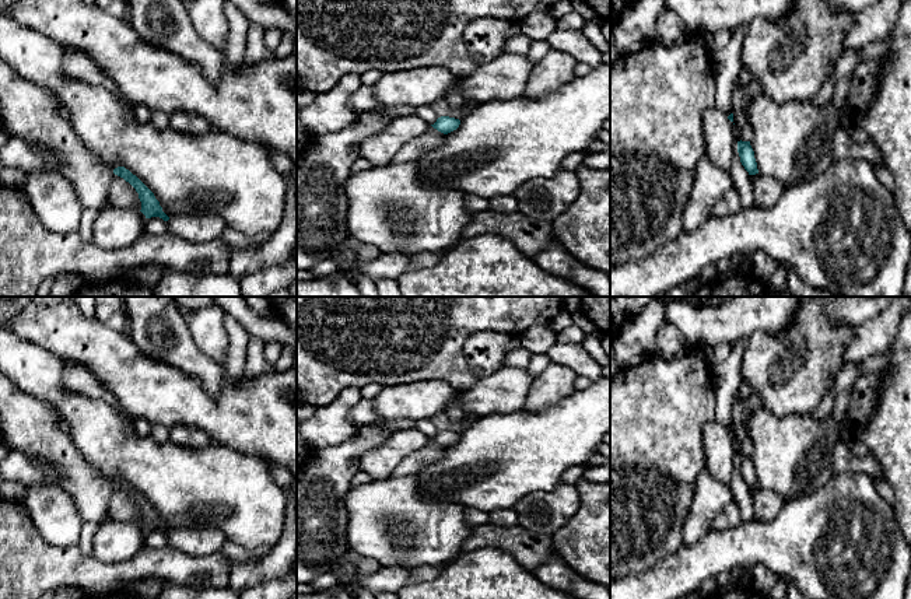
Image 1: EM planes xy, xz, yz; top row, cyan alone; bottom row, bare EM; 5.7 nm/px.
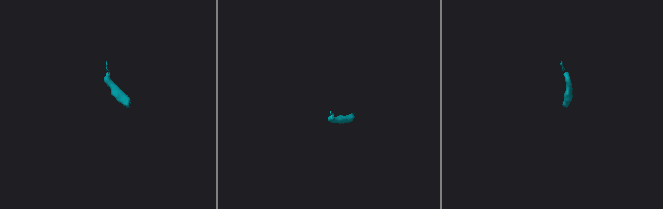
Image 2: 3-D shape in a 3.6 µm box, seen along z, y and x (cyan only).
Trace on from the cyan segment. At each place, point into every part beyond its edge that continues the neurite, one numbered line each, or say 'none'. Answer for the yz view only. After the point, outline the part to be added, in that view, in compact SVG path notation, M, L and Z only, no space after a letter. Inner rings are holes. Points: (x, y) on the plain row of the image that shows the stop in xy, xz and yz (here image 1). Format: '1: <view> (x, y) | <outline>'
1: yz (726, 377) | M740 339L732 344L728 358L712 365L711 376L715 390L716 413L715 420L726 430L733 428L732 441L736 453L740 455L740 442L737 437L739 409L742 404L742 364L746 351L746 339Z

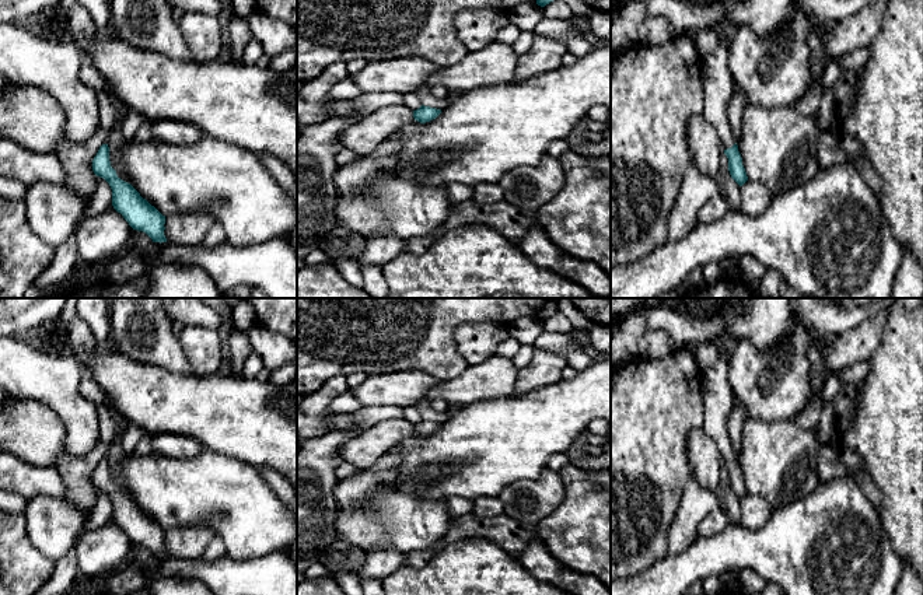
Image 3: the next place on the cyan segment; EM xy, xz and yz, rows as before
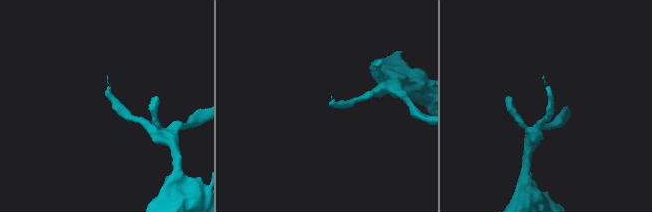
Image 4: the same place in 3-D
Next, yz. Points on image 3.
1: yz (717, 398) | M731 346L720 351L717 363L702 372L702 392L705 405L705 419L702 428L716 441L724 463L735 458L728 420L735 405L730 384L728 365L731 360Z

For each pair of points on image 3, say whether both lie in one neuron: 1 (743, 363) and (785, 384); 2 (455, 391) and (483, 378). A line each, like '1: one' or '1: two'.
1: one
2: one

